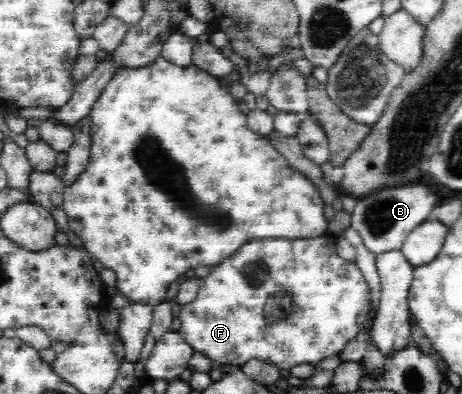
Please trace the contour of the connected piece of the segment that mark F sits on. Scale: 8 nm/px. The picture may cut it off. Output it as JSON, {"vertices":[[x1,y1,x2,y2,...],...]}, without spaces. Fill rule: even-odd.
{"vertices":[[335,237,254,239,212,267,207,277,199,280,196,299,181,306,181,327,178,332,195,352,203,353,208,359,223,365,233,365,234,369,240,369,251,359,256,359,270,362,278,371,290,371,302,363,314,366,323,359,339,356,348,342,363,331,370,310,370,290,362,270,356,263,338,255],[276,291,290,291,292,309,286,319,268,323,264,306]]}

